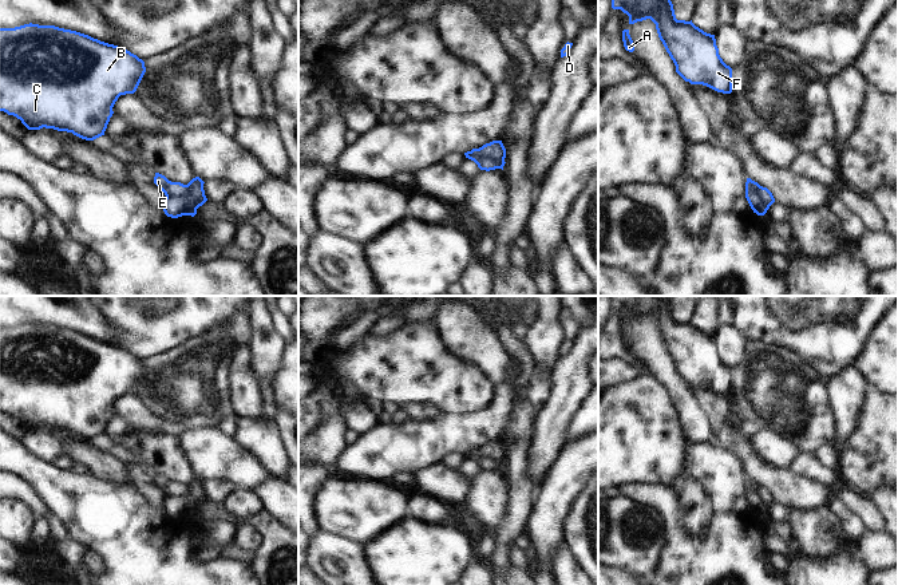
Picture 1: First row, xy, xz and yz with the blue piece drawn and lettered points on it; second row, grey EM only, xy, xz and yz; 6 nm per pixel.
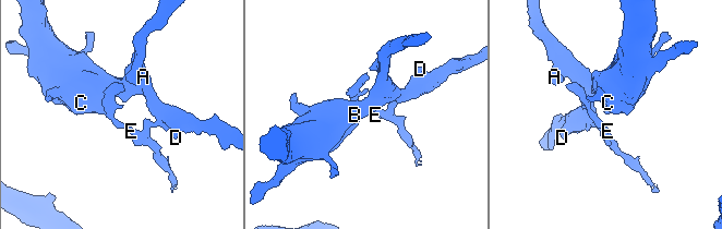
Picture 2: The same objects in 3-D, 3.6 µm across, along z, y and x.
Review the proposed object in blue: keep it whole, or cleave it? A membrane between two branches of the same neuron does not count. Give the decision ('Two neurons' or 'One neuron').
Two neurons.

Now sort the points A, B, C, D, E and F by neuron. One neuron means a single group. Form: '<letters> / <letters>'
A B C D F / E

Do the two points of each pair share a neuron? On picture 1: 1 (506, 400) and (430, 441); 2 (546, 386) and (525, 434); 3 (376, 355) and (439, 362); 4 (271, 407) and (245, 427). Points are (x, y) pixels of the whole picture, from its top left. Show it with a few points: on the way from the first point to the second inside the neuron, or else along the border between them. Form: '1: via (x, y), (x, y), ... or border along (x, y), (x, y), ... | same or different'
1: via (487, 419), (474, 430), (448, 433) | same
2: border along (526, 394), (538, 411) | different
3: via (392, 360), (423, 360) | same
4: via (271, 415), (258, 427), (253, 427) | same

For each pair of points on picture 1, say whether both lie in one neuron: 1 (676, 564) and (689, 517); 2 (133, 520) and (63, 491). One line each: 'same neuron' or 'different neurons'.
1: different neurons
2: same neuron

